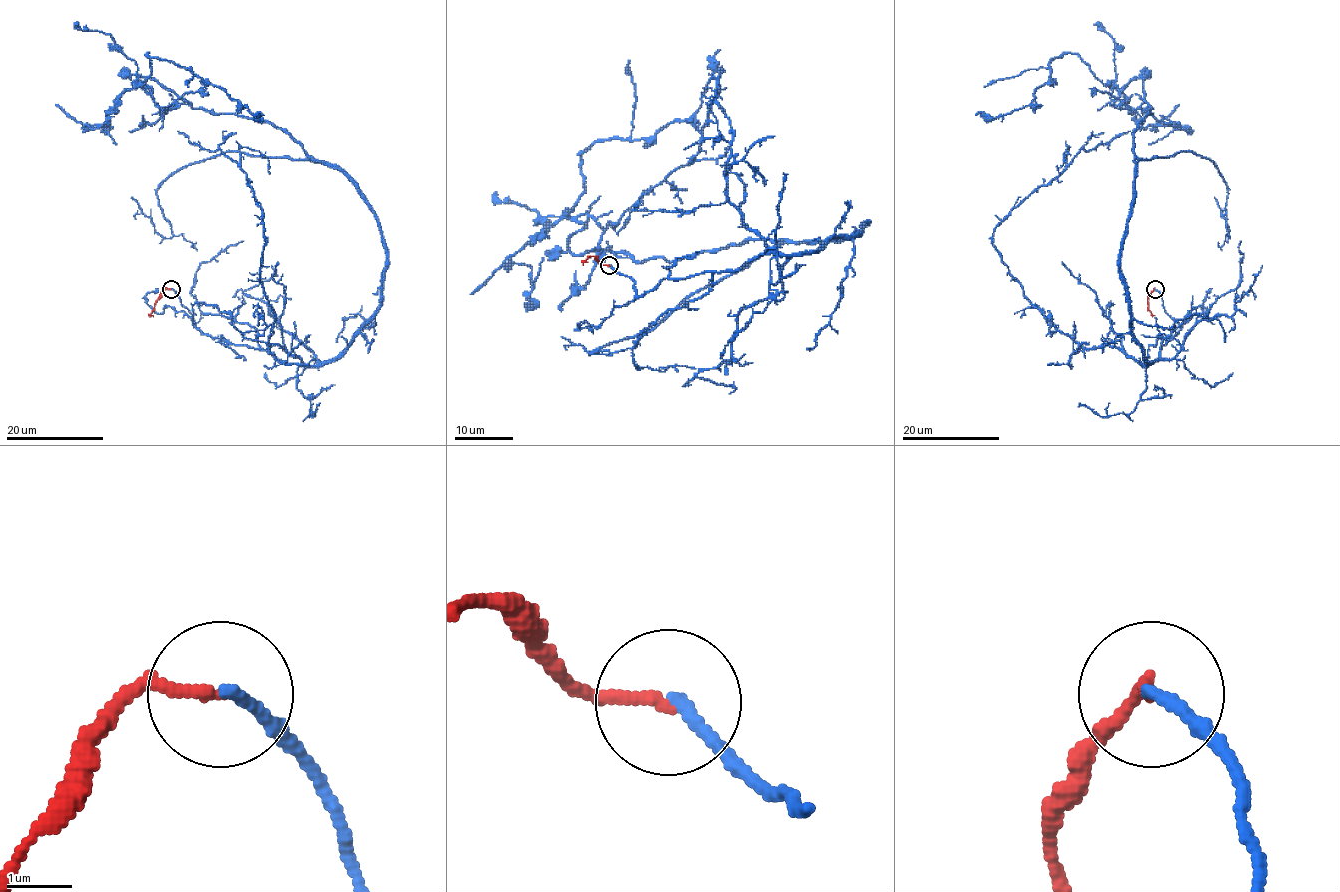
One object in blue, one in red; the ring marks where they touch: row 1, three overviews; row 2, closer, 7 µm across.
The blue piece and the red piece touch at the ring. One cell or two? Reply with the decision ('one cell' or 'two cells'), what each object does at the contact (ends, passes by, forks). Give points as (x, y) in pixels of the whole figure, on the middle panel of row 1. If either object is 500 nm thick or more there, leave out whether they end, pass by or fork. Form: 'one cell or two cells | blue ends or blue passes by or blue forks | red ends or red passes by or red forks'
one cell | blue ends | red ends

